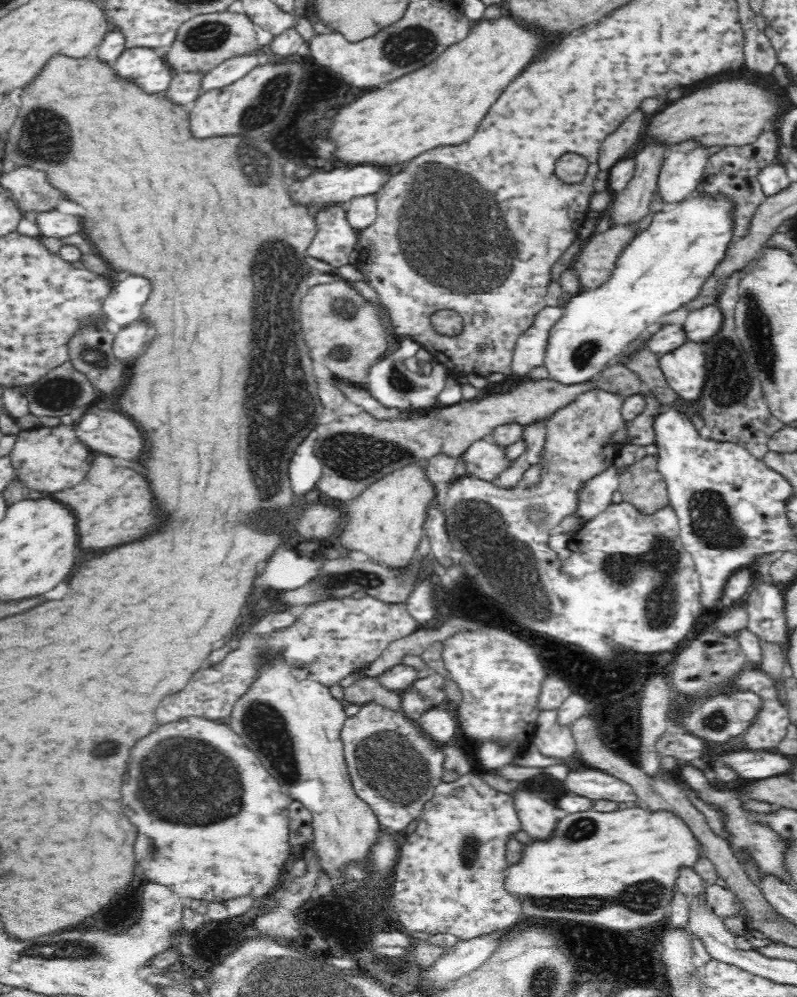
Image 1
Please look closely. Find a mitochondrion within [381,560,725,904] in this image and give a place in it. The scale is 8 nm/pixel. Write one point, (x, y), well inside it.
(582, 830)

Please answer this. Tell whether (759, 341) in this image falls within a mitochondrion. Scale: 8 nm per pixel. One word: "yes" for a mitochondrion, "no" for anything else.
yes

